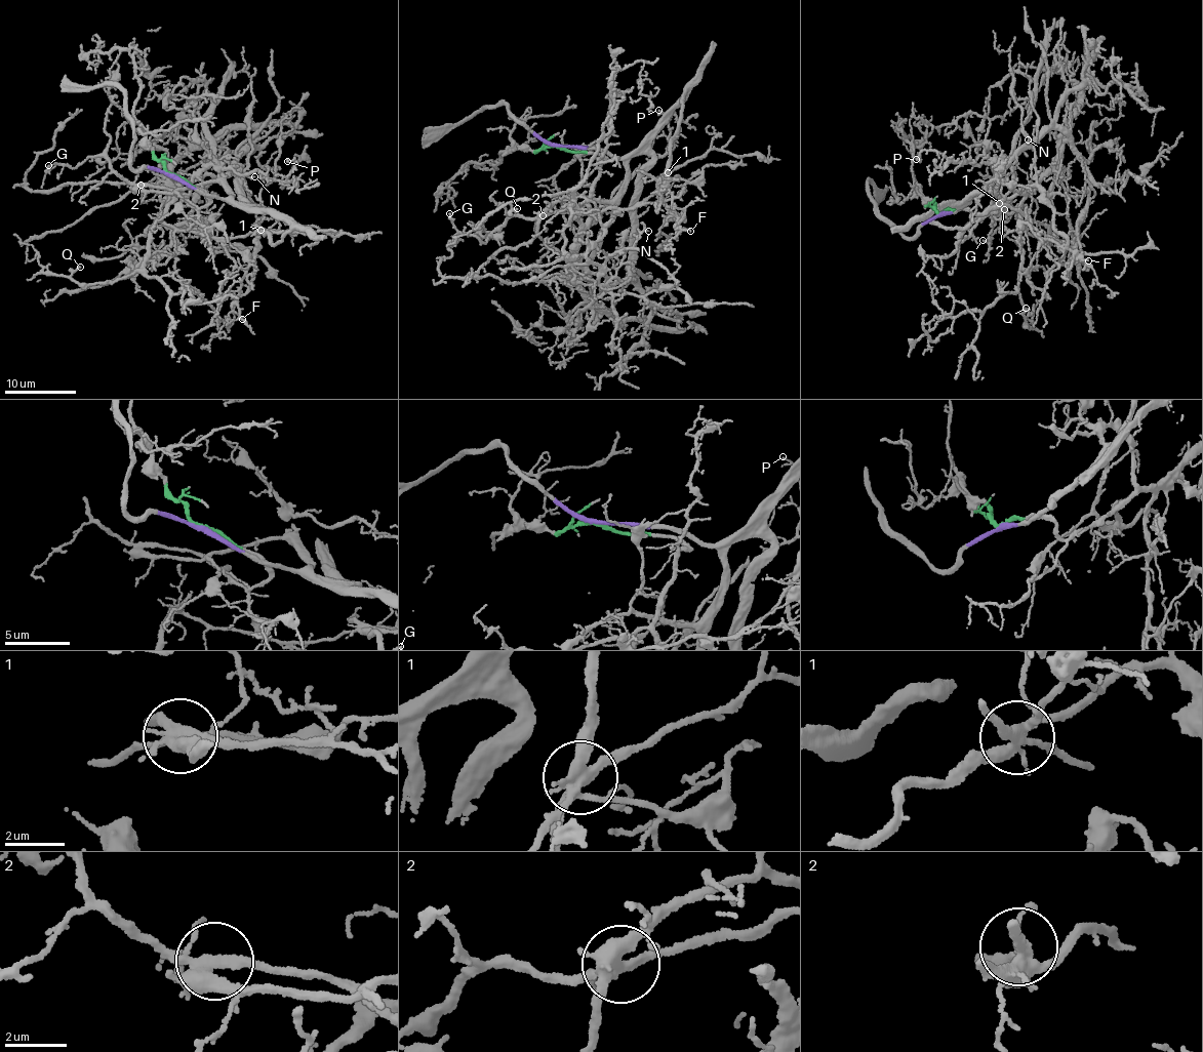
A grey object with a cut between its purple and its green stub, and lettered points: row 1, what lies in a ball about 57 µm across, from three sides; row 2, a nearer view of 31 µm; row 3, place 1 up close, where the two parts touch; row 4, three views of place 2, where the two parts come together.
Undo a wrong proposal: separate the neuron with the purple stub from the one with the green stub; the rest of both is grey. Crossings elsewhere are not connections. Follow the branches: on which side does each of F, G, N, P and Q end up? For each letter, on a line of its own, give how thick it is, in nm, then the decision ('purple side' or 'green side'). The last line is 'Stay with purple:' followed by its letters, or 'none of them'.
F: 110 nm thick; purple side
G: 80 nm thick; green side
N: 70 nm thick; purple side
P: 100 nm thick; green side
Q: 150 nm thick; green side
Stay with purple: F, N

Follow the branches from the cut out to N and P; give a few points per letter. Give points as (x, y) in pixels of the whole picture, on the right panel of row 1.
N: (941, 213), (958, 209), (990, 184), (1029, 139)
P: (941, 213), (957, 207), (979, 220), (1012, 192), (1013, 176), (997, 159), (977, 166), (925, 150), (917, 160)

